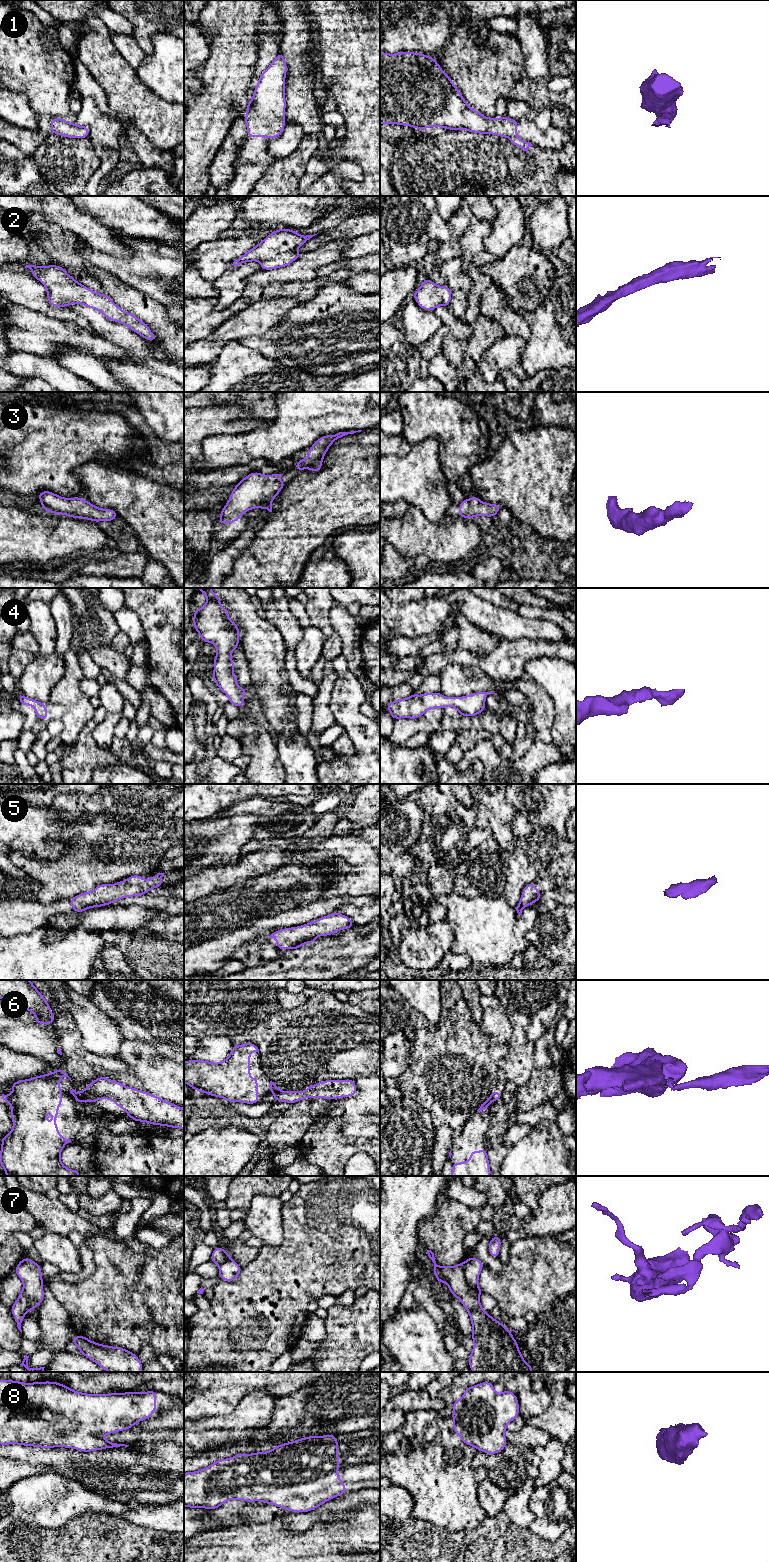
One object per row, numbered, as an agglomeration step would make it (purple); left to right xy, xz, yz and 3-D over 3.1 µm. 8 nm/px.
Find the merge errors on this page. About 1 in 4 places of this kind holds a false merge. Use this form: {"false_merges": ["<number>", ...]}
{"false_merges": ["6", "7"]}

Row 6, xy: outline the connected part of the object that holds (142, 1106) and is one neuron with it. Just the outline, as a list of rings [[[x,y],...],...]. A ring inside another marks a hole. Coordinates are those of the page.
[[[100,1076],[77,1093],[84,1101],[113,1100],[134,1121],[184,1129],[184,1109],[160,1097]]]

